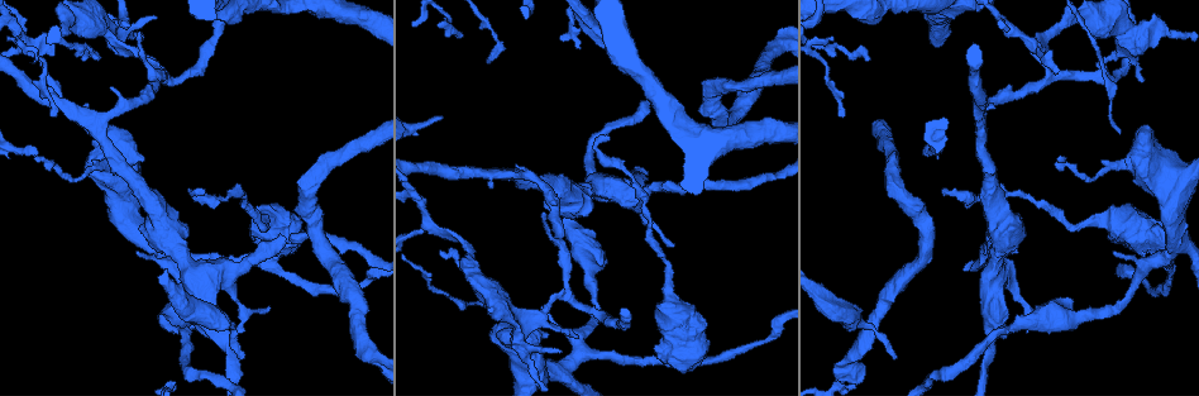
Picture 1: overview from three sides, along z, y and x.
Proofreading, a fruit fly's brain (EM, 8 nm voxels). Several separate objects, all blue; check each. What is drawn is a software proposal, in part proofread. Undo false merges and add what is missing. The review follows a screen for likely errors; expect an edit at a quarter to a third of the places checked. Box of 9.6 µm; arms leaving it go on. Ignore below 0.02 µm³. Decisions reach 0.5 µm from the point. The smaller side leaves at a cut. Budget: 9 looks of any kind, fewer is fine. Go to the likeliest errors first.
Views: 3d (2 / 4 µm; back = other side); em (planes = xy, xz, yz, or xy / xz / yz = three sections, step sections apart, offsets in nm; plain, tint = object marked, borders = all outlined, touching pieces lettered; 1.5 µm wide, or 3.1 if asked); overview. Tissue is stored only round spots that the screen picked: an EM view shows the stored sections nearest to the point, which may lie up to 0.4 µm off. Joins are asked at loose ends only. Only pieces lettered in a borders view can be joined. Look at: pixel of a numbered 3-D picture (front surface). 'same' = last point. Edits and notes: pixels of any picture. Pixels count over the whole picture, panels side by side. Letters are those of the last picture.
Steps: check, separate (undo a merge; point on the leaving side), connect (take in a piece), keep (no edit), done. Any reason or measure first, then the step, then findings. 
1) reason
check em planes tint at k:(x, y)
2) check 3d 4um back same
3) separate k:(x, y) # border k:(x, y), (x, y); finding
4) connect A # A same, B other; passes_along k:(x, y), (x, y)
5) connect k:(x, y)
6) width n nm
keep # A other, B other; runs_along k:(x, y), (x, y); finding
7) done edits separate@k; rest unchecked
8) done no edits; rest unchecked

check em xy step 4 tint at 1:(578, 335)

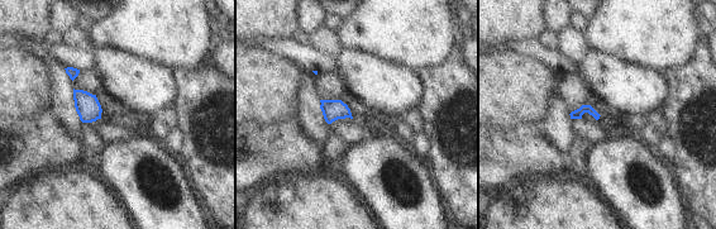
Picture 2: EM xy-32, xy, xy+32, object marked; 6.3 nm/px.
cut it another way
check em planes borders same

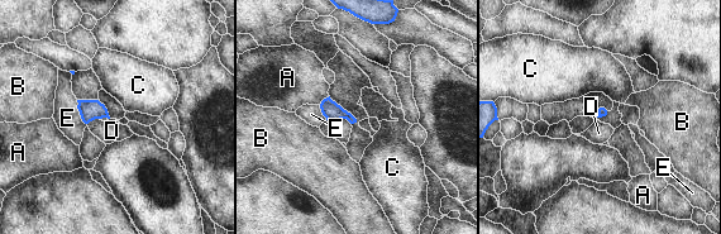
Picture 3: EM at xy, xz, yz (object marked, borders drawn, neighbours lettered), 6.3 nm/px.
keep # A other, B other, C other, D other, E other; border 3:(99, 118), (87, 124); none of them fits

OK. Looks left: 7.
tapers out
check em yz step 8 borders at 1:(894, 357)

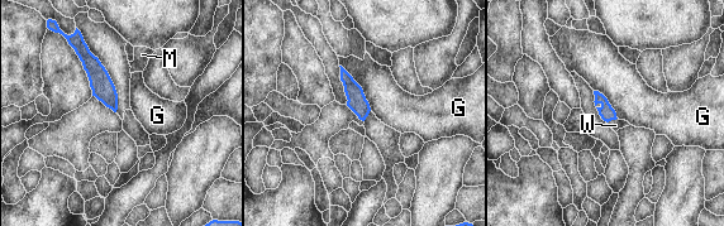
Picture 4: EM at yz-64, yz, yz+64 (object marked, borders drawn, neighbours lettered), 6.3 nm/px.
longest_contact G 360 nm
connect W # G other, M other, W same; passes_along 4:(606, 112), (611, 119), (615, 125); the cell continues

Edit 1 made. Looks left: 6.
done edits connect@4; rest unchecked

